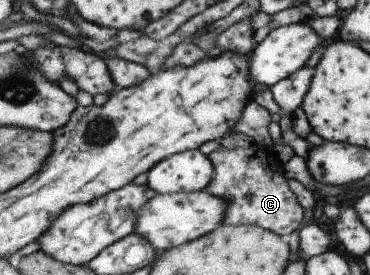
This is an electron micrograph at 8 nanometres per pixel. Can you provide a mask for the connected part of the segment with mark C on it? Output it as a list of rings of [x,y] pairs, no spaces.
[[[252,144],[248,148],[226,149],[221,147],[211,152],[209,157],[214,163],[216,172],[214,181],[205,190],[229,201],[228,215],[223,225],[255,224],[264,227],[266,230],[278,233],[286,239],[288,235],[293,235],[297,229],[305,225],[303,207],[297,201],[297,197],[291,191],[291,187],[287,185],[288,179],[286,178],[283,161],[278,160],[271,149],[272,146]]]

